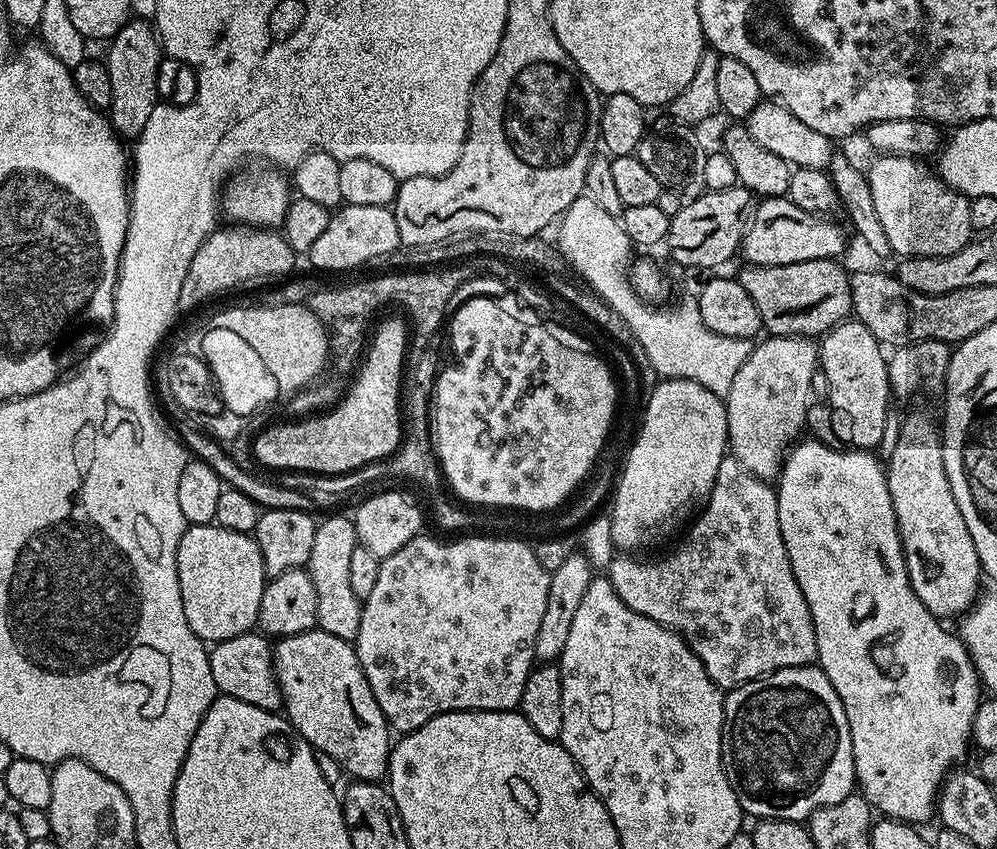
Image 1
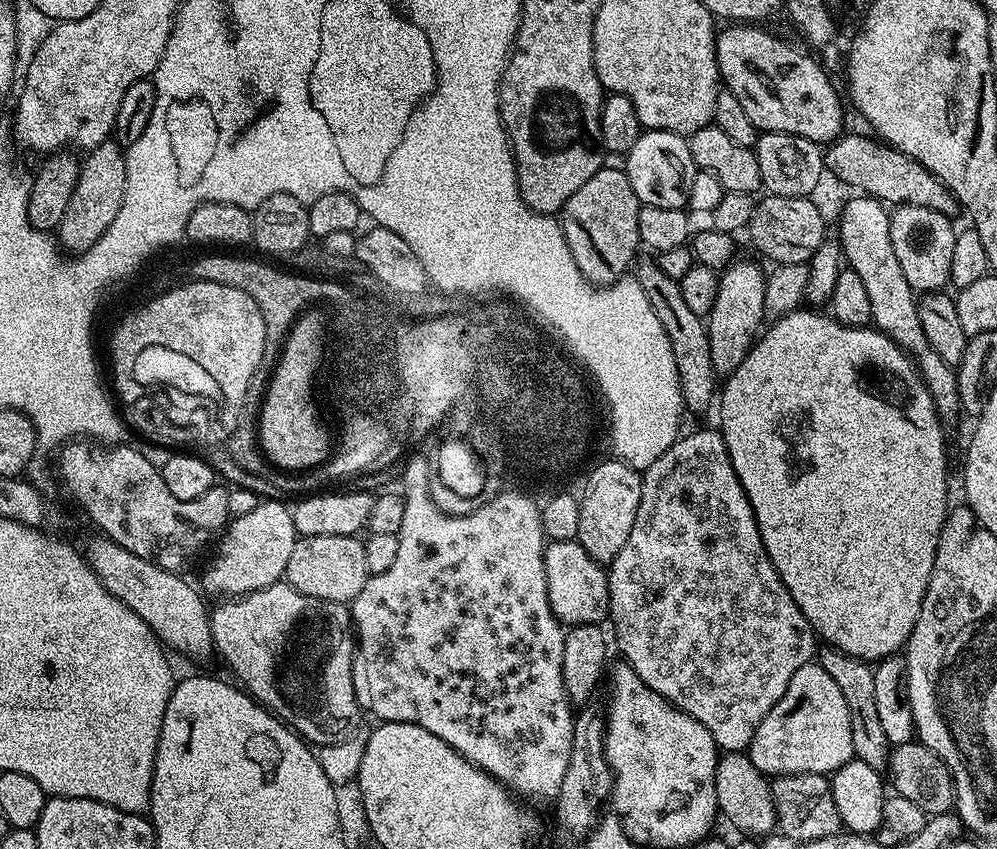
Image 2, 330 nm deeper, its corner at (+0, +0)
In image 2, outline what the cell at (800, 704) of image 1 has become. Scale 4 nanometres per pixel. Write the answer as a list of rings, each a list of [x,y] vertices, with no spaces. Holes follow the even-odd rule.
[[[806,663],[795,672],[794,678],[790,678],[786,694],[778,698],[770,714],[766,714],[758,730],[754,730],[754,738],[748,743],[746,755],[769,778],[794,774],[831,774],[854,759],[850,742],[850,710],[846,710],[846,698],[842,698],[834,678],[822,670],[820,663]]]

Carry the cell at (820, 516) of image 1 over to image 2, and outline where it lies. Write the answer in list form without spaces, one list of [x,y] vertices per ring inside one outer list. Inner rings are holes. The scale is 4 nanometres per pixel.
[[[820,310],[804,311],[788,312],[779,317],[773,323],[776,325],[753,343],[746,358],[742,358],[742,366],[738,366],[738,370],[723,381],[724,388],[722,384],[718,396],[718,429],[724,436],[734,474],[738,474],[738,482],[742,482],[742,490],[746,490],[746,498],[754,510],[758,534],[762,534],[762,546],[766,546],[770,562],[774,562],[786,590],[790,590],[806,622],[810,622],[813,632],[825,645],[859,660],[879,662],[887,656],[897,655],[907,645],[918,622],[930,574],[934,570],[934,554],[938,550],[940,531],[950,511],[948,448],[944,445],[944,428],[940,425],[943,424],[942,417],[936,413],[934,398],[924,385],[913,357],[897,346],[885,332],[879,332],[875,326],[851,328],[837,324],[831,315],[824,313],[823,316]]]

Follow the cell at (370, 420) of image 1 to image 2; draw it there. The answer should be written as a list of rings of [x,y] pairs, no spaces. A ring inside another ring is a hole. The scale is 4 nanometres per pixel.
[[[306,310],[297,317],[282,342],[280,351],[284,353],[284,361],[276,369],[279,375],[274,378],[270,398],[262,398],[262,403],[266,405],[264,424],[256,424],[258,447],[269,465],[289,473],[317,469],[328,460],[332,452],[332,444],[316,424],[314,406],[306,398],[308,388],[311,388],[309,380],[312,378],[313,368],[316,368],[317,356],[320,356],[321,325],[325,321],[322,312],[312,311]]]

